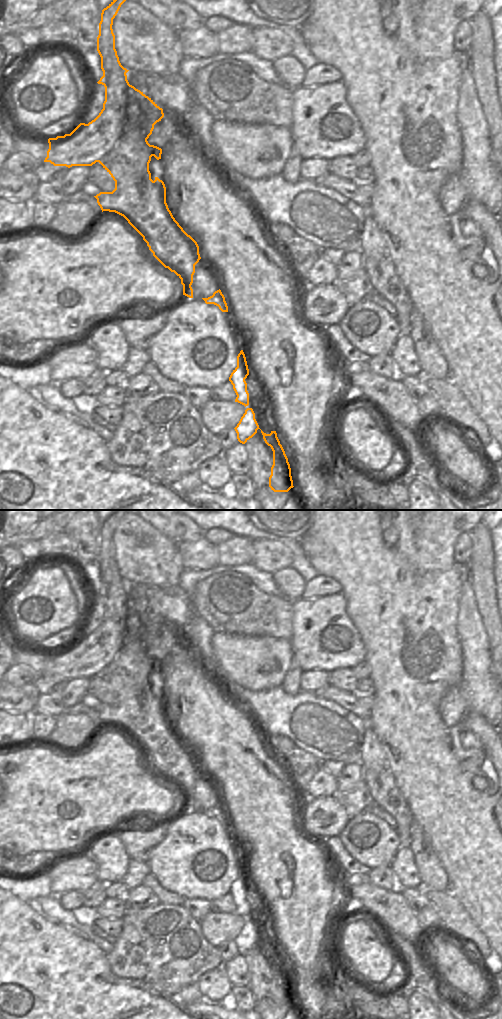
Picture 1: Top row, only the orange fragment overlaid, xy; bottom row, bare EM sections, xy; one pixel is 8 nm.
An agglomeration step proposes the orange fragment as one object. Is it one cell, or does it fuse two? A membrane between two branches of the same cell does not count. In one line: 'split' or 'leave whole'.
split

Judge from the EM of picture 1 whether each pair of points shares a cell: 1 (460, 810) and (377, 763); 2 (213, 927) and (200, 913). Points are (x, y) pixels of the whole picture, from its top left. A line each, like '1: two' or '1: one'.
1: two
2: two

